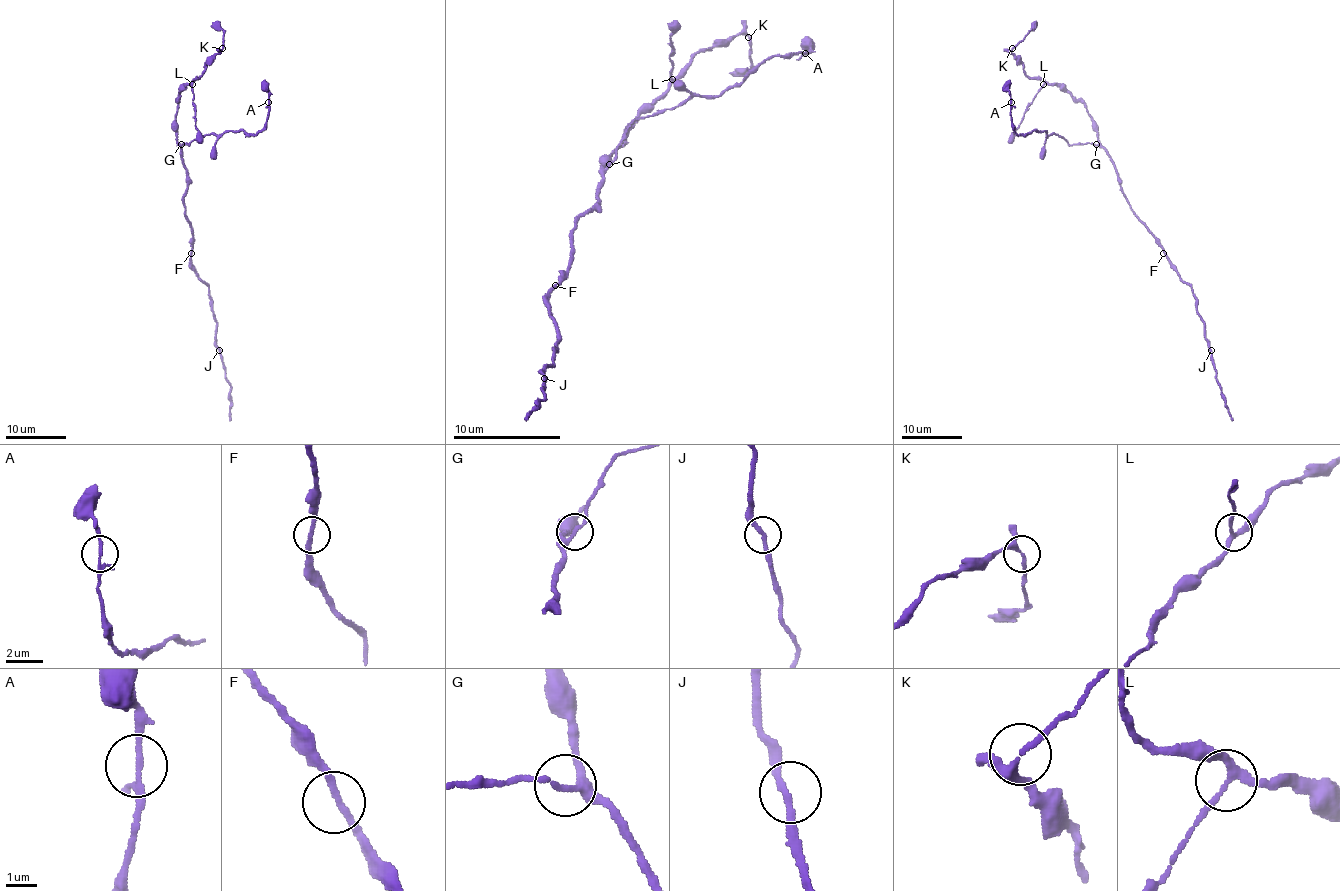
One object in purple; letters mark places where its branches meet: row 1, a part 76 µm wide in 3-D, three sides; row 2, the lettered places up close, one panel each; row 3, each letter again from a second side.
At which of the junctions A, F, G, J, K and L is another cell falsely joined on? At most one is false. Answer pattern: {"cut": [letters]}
{"cut": []}

